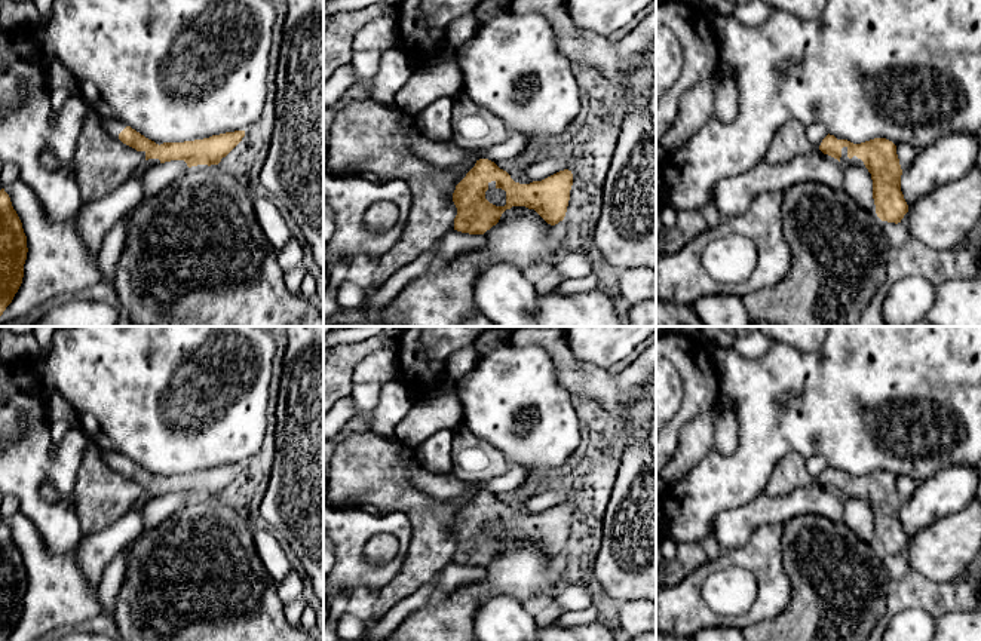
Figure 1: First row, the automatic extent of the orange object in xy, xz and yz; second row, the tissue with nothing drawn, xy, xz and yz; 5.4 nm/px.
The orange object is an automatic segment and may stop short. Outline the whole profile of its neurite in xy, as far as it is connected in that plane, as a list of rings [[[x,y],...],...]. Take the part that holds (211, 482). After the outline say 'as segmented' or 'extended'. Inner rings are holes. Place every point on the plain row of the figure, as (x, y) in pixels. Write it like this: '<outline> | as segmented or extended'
[[[102,450],[102,458],[114,472],[135,481],[144,490],[145,497],[171,493],[184,493],[188,500],[218,497],[245,469],[245,463],[234,463],[203,472],[162,476],[111,450]]] | extended

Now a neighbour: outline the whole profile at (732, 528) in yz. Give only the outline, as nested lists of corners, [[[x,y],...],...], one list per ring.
[[[813,481],[784,496],[761,494],[748,504],[717,516],[711,534],[723,550],[741,548],[752,530],[763,524],[781,524],[800,515],[819,515],[843,522],[843,496]]]

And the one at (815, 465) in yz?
[[[810,457],[807,460],[807,470],[813,481],[819,481],[822,472],[828,467],[825,458],[822,457]]]

